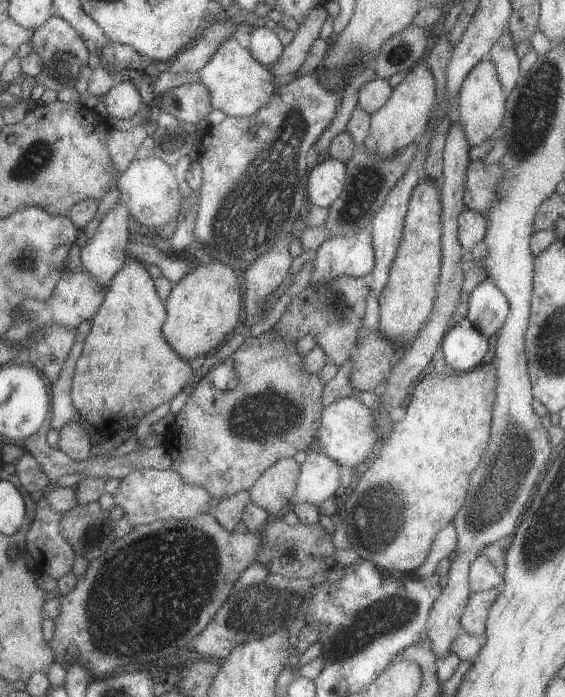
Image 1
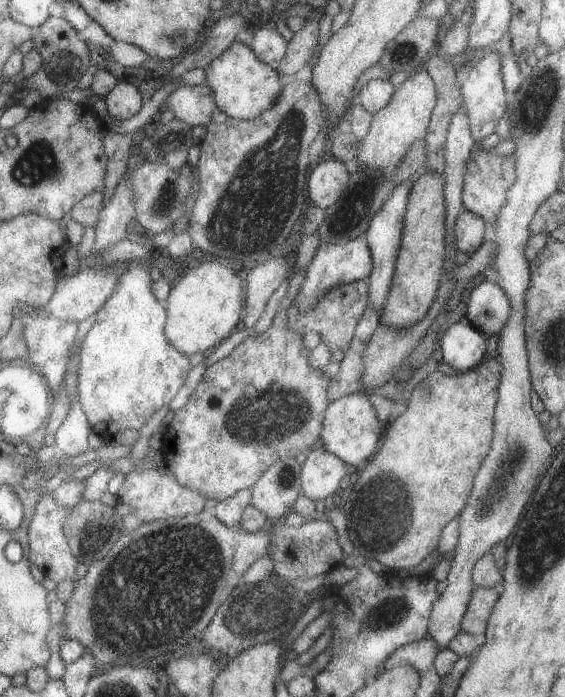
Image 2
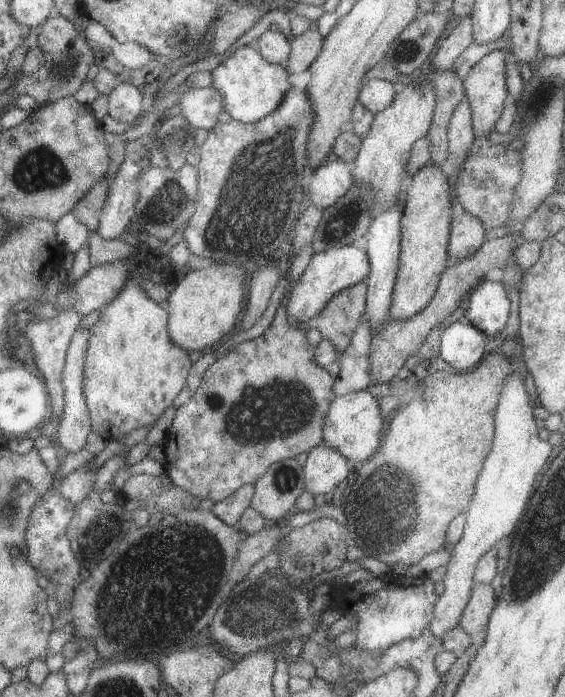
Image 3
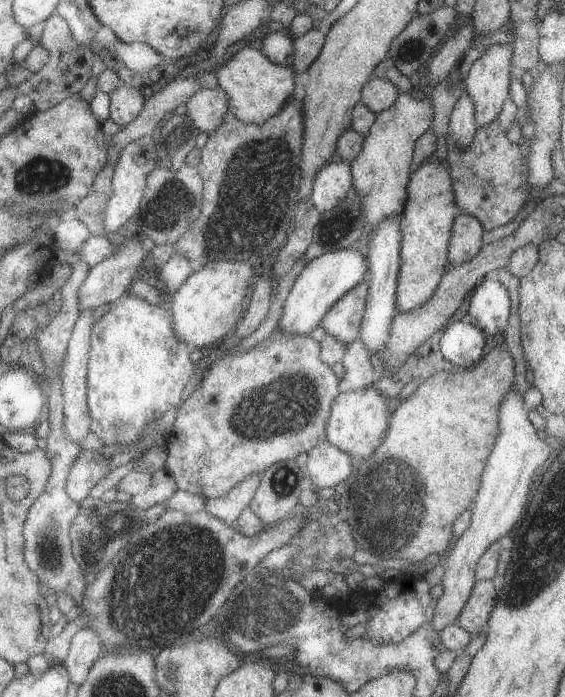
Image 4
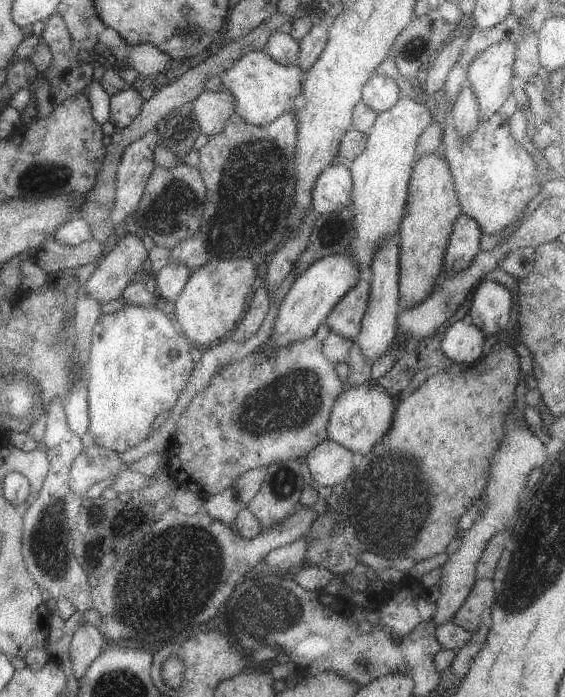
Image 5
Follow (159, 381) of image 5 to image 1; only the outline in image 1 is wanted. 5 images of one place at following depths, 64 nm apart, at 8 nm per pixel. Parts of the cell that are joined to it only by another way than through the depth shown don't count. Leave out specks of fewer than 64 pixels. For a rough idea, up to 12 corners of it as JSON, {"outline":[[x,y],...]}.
{"outline":[[127,258],[75,362],[73,408],[133,430],[193,376]]}

